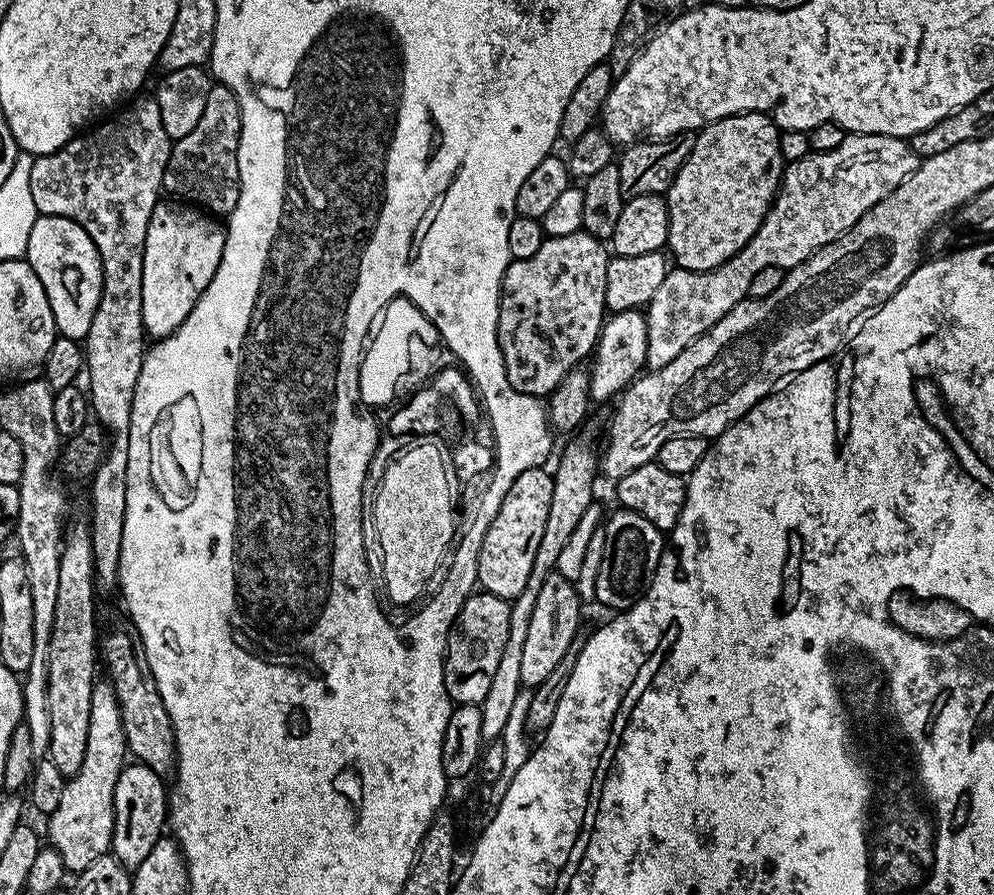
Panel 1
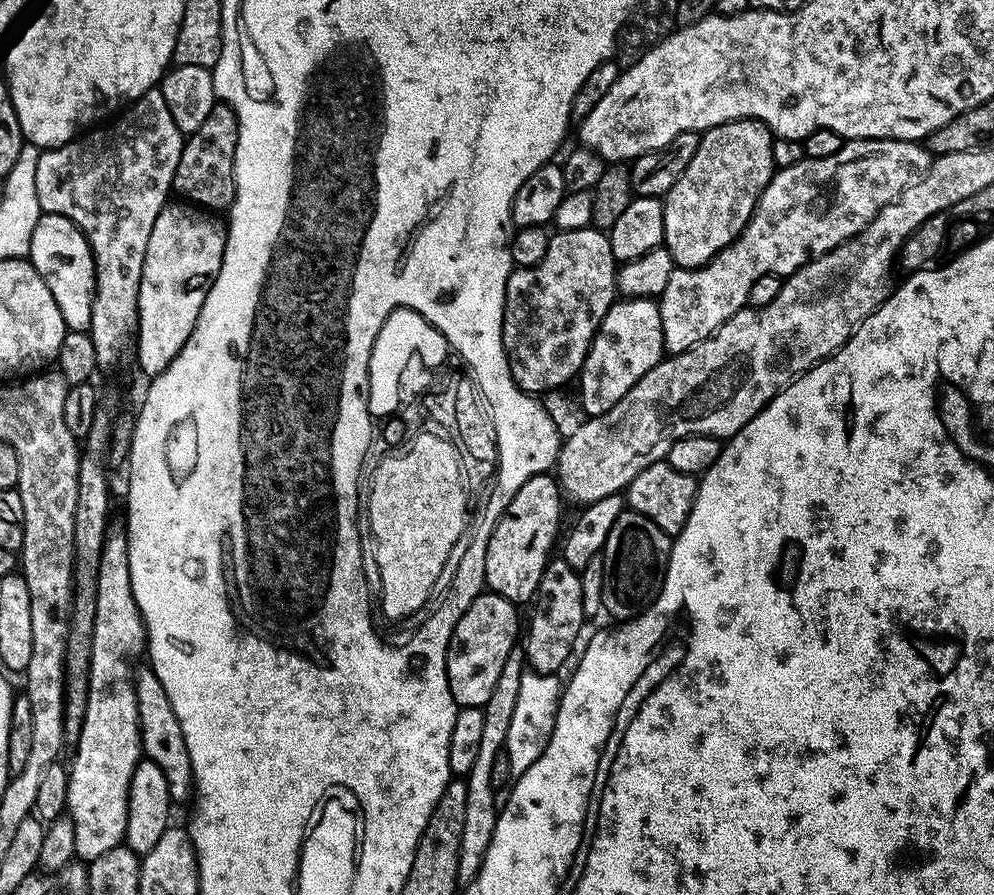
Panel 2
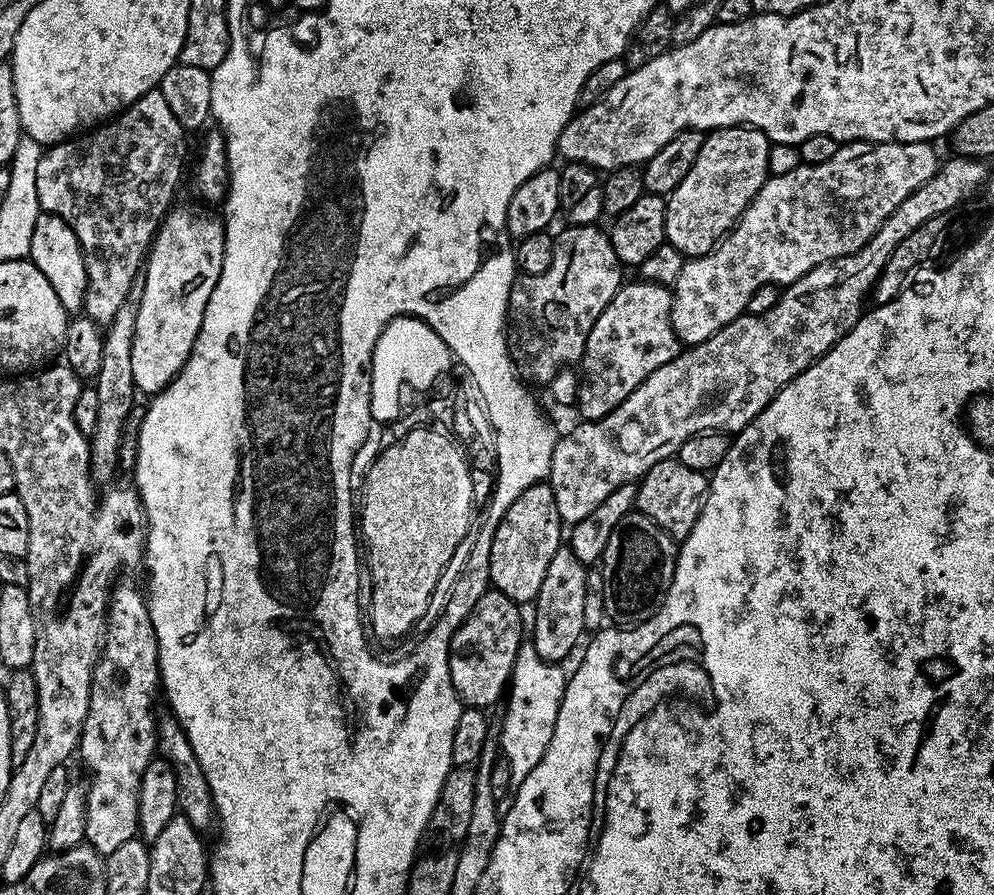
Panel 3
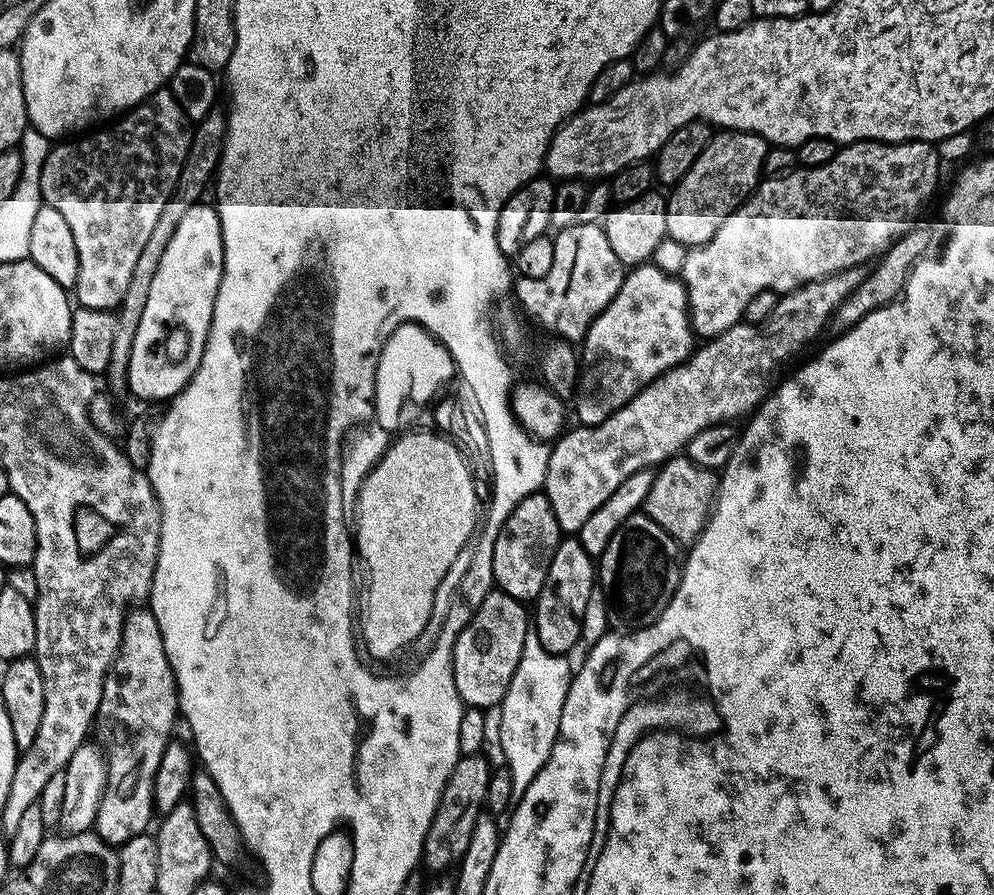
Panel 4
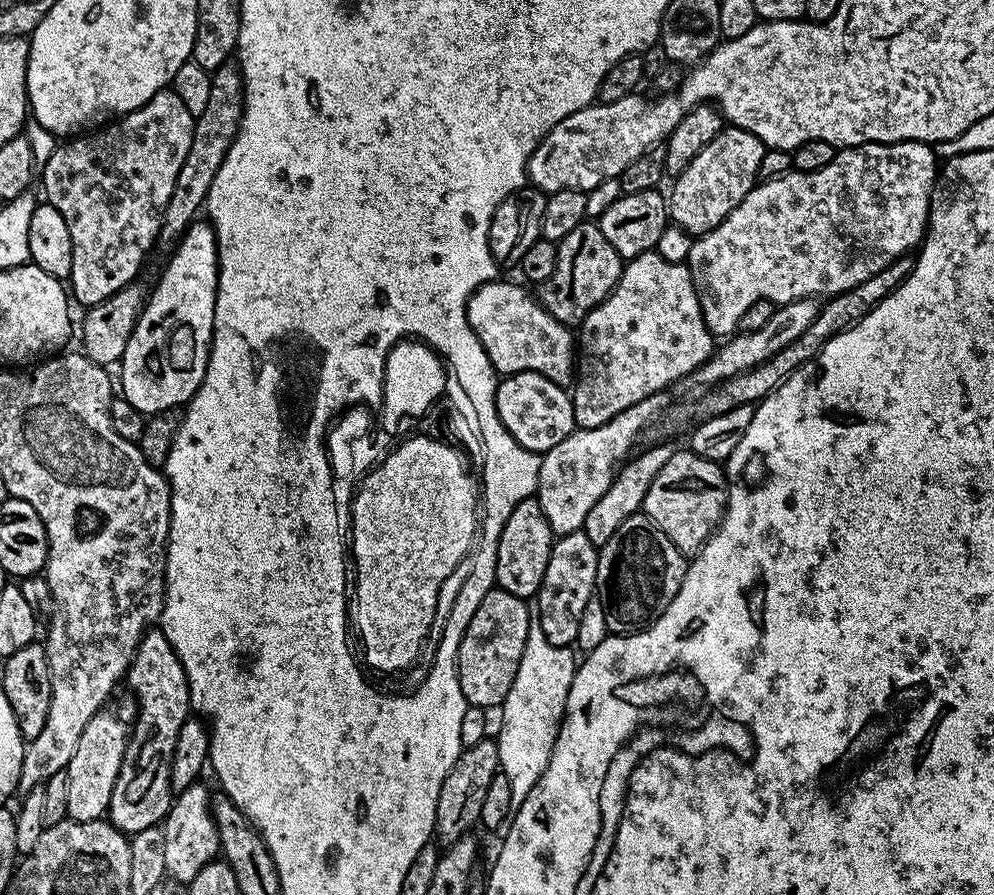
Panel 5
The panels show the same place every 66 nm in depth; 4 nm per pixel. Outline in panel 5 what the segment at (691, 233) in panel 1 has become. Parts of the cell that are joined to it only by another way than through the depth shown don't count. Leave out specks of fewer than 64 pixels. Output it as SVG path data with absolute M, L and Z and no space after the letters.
M725 126L714 138L714 142L710 142L710 146L706 146L706 150L702 150L702 154L698 154L698 158L694 158L694 162L690 162L690 166L686 166L686 170L675 177L672 196L670 192L671 223L685 228L693 237L714 230L740 205L742 198L746 198L746 194L750 194L750 190L756 187L765 151L766 146L754 134L741 128Z

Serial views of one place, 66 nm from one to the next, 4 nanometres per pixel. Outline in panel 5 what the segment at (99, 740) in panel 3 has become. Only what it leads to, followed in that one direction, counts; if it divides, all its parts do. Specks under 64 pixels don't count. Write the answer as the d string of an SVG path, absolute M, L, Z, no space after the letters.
M156 626L149 627L145 631L140 644L136 647L132 665L128 667L126 673L126 684L132 687L132 692L140 703L140 709L136 712L136 725L133 723L130 728L128 745L122 758L122 770L118 770L118 782L114 782L114 794L110 794L110 806L106 816L117 830L131 834L157 827L170 810L174 799L170 782L172 759L174 750L178 746L178 734L182 734L182 726L190 718L193 706L186 670L174 646L170 646L166 634Z

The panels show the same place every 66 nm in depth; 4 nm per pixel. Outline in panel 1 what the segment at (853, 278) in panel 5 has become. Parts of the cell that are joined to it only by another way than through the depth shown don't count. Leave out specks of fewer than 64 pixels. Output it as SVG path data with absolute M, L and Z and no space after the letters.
M870 134L845 135L842 146L814 152L791 161L785 167L780 190L772 207L764 215L762 226L722 266L713 272L687 272L673 267L662 278L654 298L646 305L647 367L655 370L674 362L686 346L706 334L723 316L730 314L738 302L748 296L750 282L766 266L790 269L810 259L820 248L832 244L862 218L882 198L886 198L919 166L917 156L907 139L898 136Z

